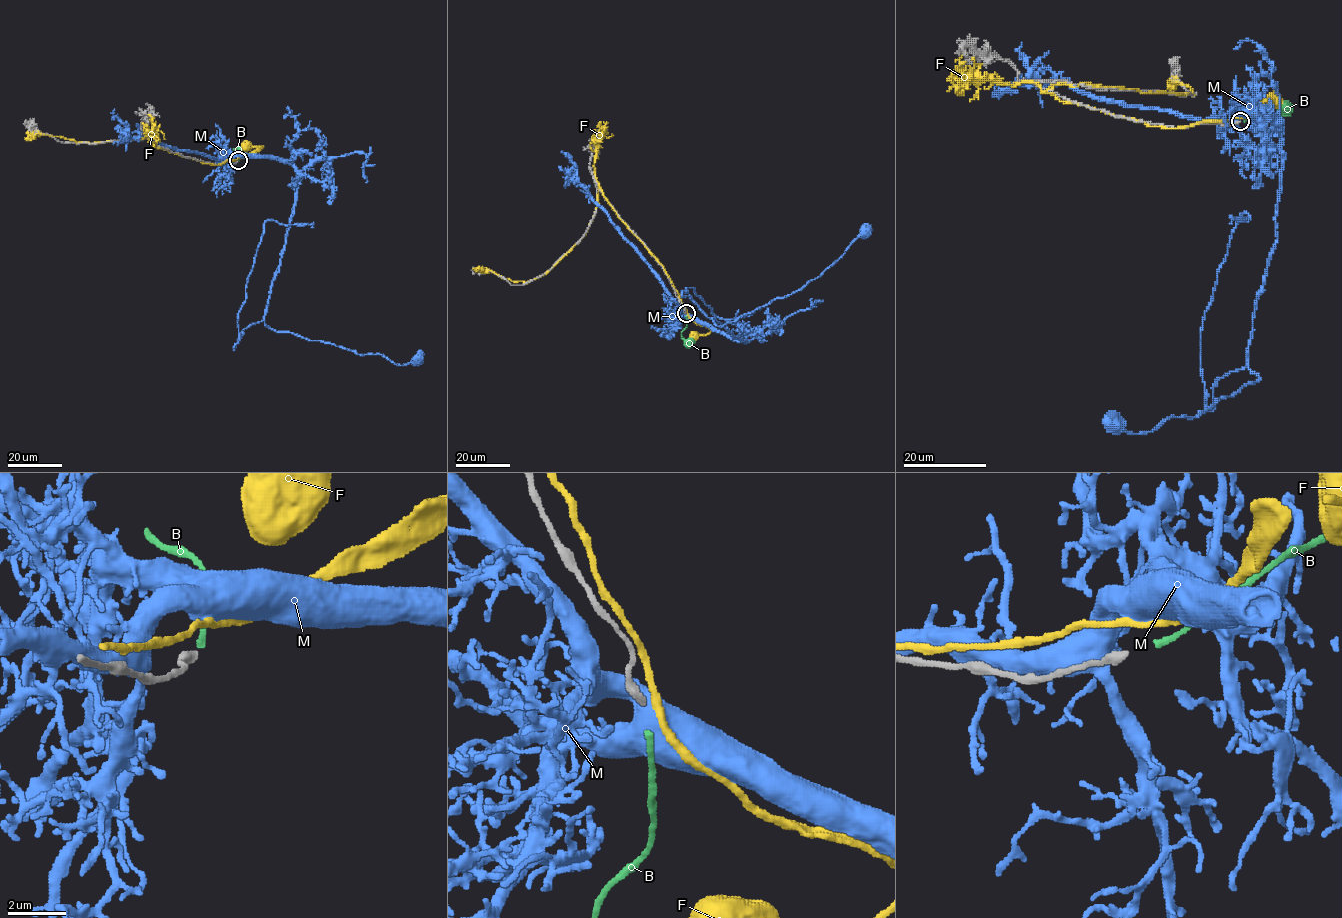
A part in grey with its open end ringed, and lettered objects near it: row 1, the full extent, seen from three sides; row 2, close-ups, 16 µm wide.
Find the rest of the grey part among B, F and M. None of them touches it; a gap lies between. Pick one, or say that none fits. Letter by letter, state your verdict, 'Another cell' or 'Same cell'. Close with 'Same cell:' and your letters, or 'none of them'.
B: Same cell
F: Another cell
M: Another cell
Same cell: B

